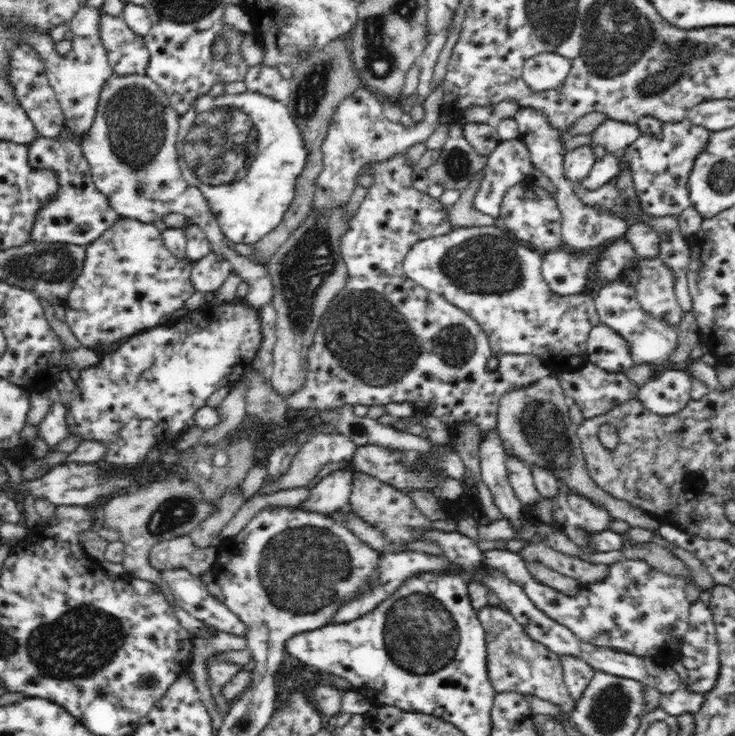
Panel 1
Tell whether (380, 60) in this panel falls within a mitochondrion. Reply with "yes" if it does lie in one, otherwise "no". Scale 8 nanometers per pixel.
yes

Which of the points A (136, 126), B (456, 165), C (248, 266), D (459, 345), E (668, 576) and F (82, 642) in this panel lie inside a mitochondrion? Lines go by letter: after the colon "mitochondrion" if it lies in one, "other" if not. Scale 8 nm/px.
A: mitochondrion
B: mitochondrion
C: other
D: mitochondrion
E: other
F: mitochondrion

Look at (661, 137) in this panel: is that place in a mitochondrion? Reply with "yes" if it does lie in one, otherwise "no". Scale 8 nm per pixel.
no

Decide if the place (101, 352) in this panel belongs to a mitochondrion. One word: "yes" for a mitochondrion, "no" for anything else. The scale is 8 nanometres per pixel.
no

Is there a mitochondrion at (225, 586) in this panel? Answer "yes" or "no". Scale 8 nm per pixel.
no

